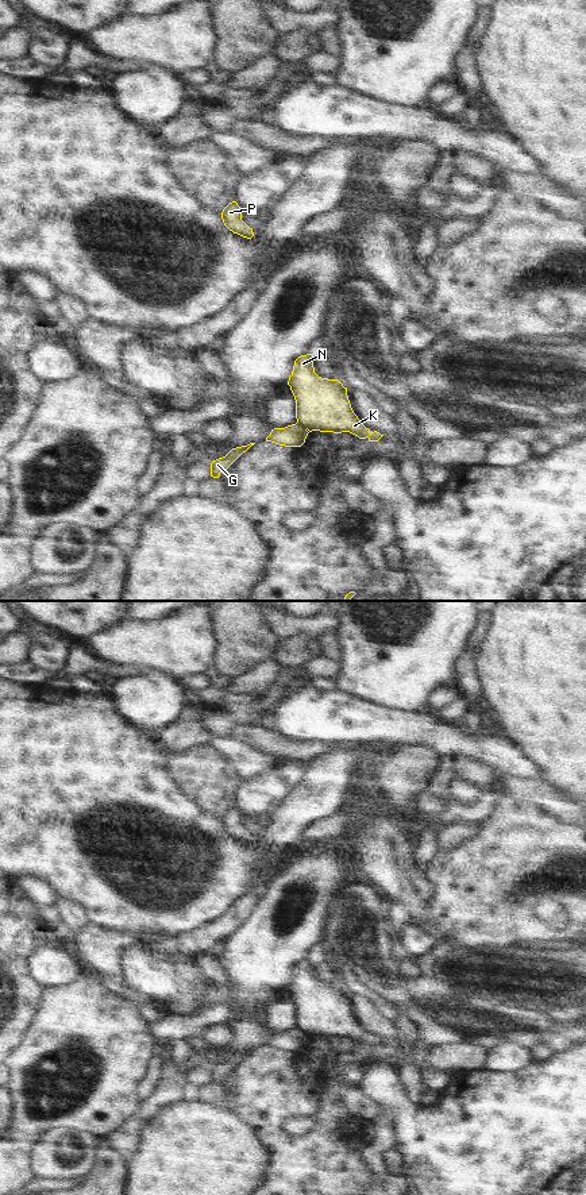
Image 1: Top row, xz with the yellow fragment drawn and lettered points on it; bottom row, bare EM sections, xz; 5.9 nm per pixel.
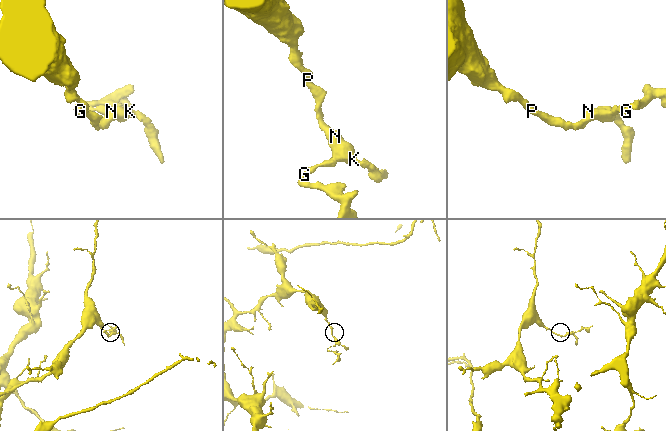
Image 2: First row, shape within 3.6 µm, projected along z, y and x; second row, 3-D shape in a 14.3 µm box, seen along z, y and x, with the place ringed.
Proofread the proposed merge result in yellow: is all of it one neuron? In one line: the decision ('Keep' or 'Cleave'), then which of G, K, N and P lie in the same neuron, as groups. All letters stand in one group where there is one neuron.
Cleave. Groups: G / K N P

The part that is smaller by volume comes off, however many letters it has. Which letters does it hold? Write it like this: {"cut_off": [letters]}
{"cut_off": ["G"]}

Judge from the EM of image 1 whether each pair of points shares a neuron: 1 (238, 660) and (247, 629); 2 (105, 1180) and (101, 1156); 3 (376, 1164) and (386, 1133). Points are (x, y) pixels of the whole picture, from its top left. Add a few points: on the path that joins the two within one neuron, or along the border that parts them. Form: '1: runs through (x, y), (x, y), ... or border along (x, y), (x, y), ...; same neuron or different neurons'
1: runs through (238, 652), (243, 638); same neuron
2: runs through (105, 1175), (104, 1161); same neuron
3: runs through (376, 1156), (376, 1147), (381, 1141); same neuron

